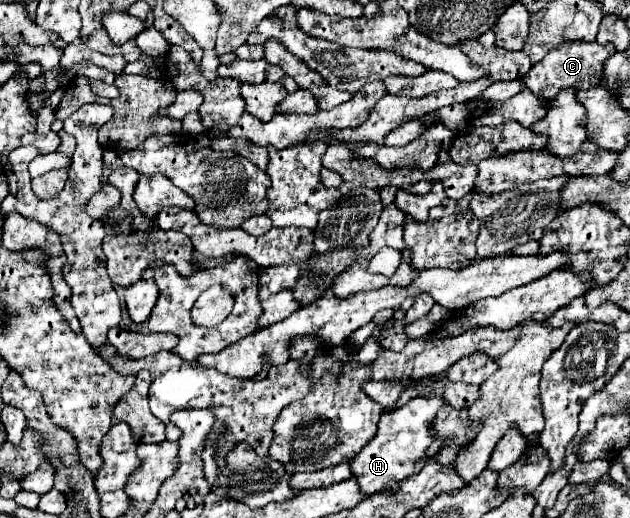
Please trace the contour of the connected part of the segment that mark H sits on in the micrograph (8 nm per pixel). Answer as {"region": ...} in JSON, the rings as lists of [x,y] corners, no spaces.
{"region":[[[439,395],[413,397],[407,405],[381,415],[377,435],[351,461],[351,469],[355,469],[353,475],[359,479],[359,487],[365,495],[373,495],[383,489],[397,489],[399,481],[419,471],[425,459],[425,451],[433,443],[433,421],[437,411],[445,405],[447,401]]]}

